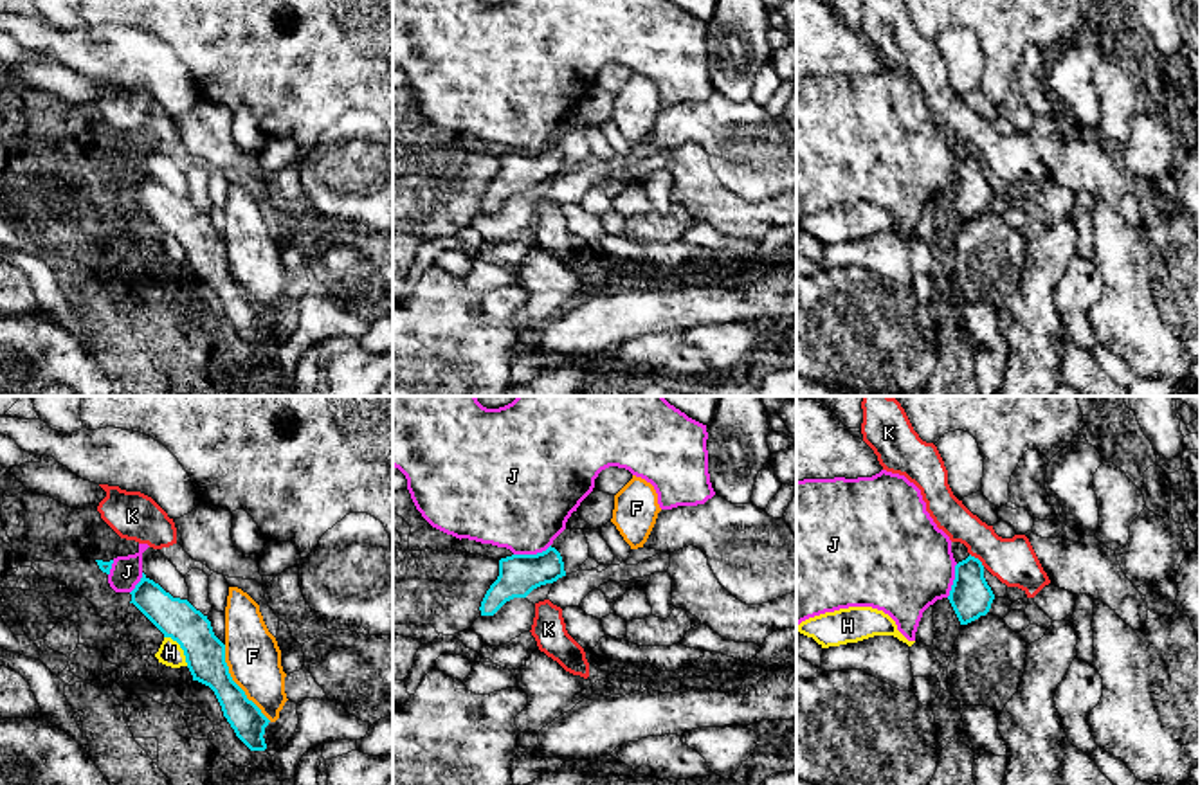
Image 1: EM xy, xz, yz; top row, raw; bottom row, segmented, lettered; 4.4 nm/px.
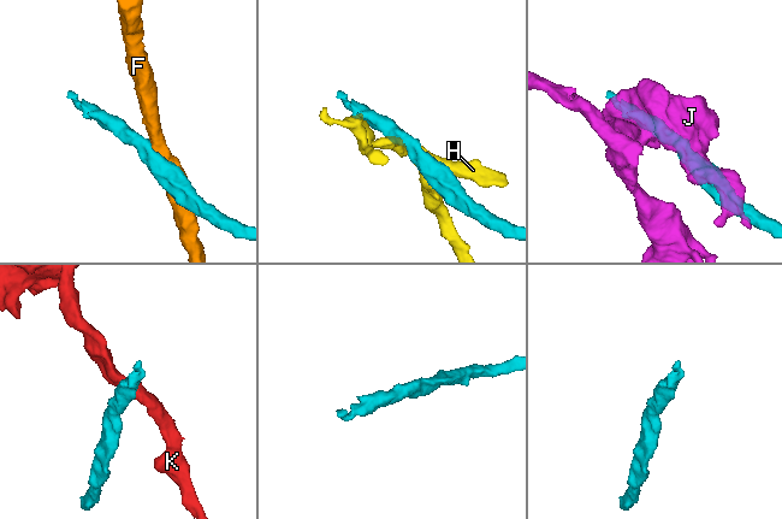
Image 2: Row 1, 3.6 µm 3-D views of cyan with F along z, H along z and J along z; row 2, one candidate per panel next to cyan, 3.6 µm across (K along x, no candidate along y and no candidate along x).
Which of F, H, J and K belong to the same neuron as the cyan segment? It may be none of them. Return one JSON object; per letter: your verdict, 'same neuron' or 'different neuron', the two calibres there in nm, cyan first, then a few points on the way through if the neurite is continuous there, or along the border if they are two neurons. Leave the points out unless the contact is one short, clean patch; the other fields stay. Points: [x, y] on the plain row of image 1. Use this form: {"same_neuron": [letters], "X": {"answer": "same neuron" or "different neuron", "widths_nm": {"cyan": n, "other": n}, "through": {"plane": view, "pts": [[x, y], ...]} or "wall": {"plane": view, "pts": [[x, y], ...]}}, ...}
{"same_neuron": [], "F": {"answer": "different neuron", "widths_nm": {"cyan": 180, "other": 240}}, "H": {"answer": "different neuron", "widths_nm": {"cyan": 180, "other": 110}, "wall": {"plane": "xy", "pts": [[164, 233], [170, 233], [179, 242], [188, 261]]}}, "J": {"answer": "different neuron", "widths_nm": {"cyan": 180, "other": 440}, "wall": {"plane": "xz", "pts": [[550, 141], [536, 150], [514, 152]]}}, "K": {"answer": "different neuron", "widths_nm": {"cyan": 190, "other": 200}, "wall": {"plane": "yz", "pts": [[970, 150], [984, 162]]}}}

